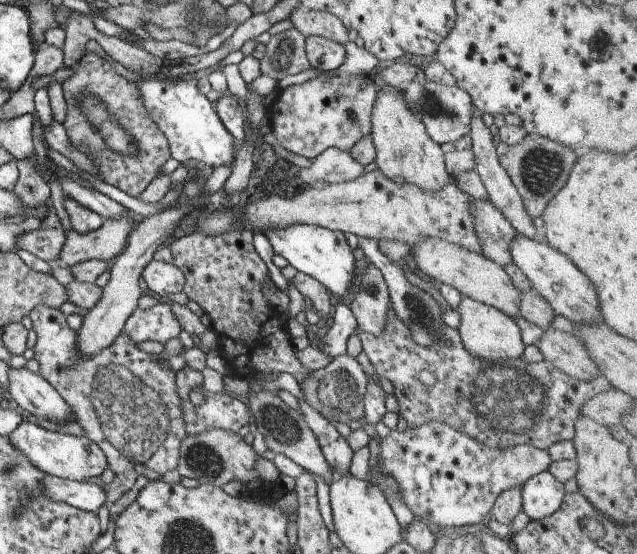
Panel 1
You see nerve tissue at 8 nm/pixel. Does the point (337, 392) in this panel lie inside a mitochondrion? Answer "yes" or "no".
yes

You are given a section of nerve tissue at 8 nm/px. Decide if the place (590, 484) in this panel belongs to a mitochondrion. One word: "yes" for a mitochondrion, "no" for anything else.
no

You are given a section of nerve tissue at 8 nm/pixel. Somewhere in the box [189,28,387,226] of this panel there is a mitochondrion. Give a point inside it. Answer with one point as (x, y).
(284, 50)

